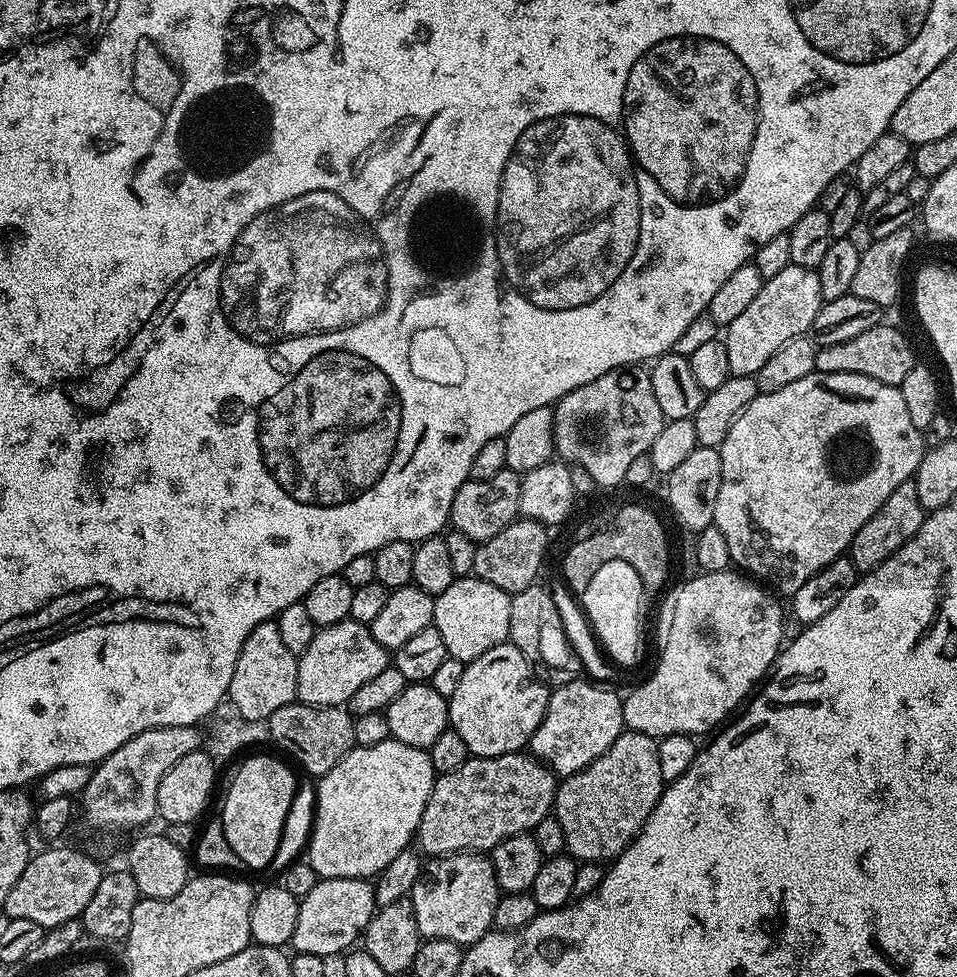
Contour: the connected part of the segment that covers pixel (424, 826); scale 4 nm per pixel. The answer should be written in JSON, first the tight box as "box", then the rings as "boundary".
{"box":[415,751,557,858],"boundary":[[[527,751],[501,756],[472,756],[453,772],[437,775],[430,790],[430,798],[426,802],[426,810],[422,810],[415,839],[418,844],[420,840],[420,848],[428,858],[453,856],[456,852],[487,853],[495,844],[514,834],[531,833],[538,822],[542,822],[542,818],[553,811],[557,787],[556,773]]]}

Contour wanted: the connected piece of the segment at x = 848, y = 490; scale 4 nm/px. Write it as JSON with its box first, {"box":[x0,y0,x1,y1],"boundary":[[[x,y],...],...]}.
{"box":[712,371,926,593],"boundary":[[[814,371],[806,378],[798,378],[798,382],[790,382],[790,386],[782,386],[782,390],[761,392],[742,414],[738,414],[734,426],[730,426],[730,434],[726,434],[726,442],[722,442],[718,449],[722,458],[722,486],[718,486],[718,502],[714,502],[712,522],[718,530],[722,530],[726,538],[732,564],[749,577],[771,586],[777,593],[797,592],[815,572],[847,553],[851,549],[854,534],[858,534],[858,530],[870,522],[882,502],[886,502],[886,498],[890,498],[898,486],[909,483],[915,477],[916,467],[920,465],[920,459],[926,451],[926,443],[920,436],[923,436],[921,429],[916,428],[910,419],[899,387],[878,382],[878,378],[866,378],[866,374],[826,374]]]}

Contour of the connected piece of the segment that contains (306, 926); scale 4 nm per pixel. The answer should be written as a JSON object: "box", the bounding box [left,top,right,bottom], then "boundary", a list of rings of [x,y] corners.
{"box":[291,878,378,958],"boundary":[[[358,878],[317,879],[314,890],[300,900],[298,926],[294,926],[291,947],[302,954],[318,954],[325,958],[347,953],[355,945],[352,943],[363,937],[364,928],[376,913],[378,899],[370,885],[368,880]]]}

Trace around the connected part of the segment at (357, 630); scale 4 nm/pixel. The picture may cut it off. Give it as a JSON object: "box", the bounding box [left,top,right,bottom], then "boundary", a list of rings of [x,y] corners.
{"box":[296,618,389,708],"boundary":[[[349,618],[329,628],[321,628],[314,642],[310,642],[298,658],[296,700],[301,704],[317,704],[320,708],[347,705],[350,694],[354,694],[358,686],[363,686],[369,678],[375,678],[389,664],[389,649],[377,642],[369,625]]]}

